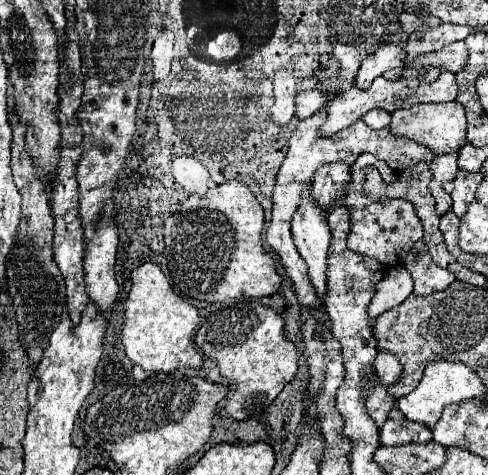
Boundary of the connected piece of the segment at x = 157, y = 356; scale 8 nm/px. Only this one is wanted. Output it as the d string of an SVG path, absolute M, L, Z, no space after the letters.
M146 262L132 272L132 288L126 300L126 322L122 330L122 344L132 364L155 373L200 368L202 356L194 344L198 322L198 310L174 292L158 264Z

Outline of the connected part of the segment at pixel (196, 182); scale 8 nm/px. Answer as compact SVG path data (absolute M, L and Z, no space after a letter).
M180 156L172 162L172 174L176 182L184 188L186 194L200 194L204 196L206 190L212 186L212 178L202 162L190 156Z

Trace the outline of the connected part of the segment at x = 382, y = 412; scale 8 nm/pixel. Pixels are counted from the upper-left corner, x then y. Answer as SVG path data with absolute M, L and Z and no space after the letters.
M376 384L370 392L370 396L366 398L366 408L368 408L368 416L374 420L374 424L378 428L388 418L388 412L392 410L392 406L394 406L394 400L388 396L386 388L382 384Z

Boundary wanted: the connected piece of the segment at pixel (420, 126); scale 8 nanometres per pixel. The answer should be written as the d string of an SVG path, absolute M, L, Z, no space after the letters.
M458 102L446 104L416 104L412 108L396 110L392 114L392 124L396 126L398 136L406 136L418 144L428 146L434 154L450 154L464 146L466 142L466 116L464 108Z

